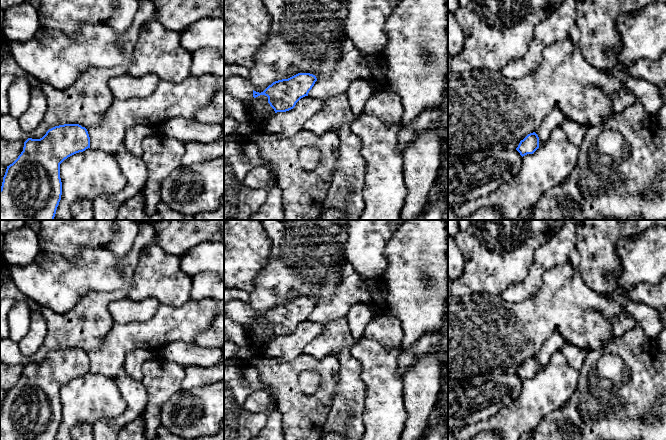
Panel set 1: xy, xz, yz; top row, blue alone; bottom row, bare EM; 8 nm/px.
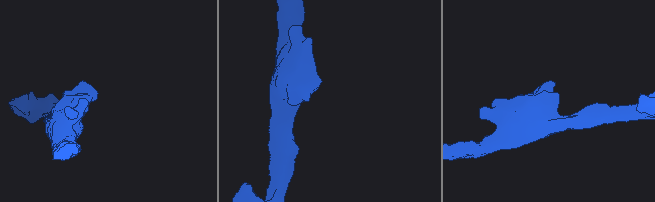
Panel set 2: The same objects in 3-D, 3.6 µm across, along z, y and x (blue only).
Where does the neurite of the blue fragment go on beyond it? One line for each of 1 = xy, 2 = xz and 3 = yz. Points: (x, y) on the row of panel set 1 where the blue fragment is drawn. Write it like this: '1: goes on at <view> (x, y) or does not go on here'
1: does not go on here
2: does not go on here
3: does not go on here

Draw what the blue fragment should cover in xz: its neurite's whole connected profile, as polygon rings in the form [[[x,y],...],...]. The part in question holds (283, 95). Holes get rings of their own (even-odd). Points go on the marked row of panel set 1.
[[[298,73],[288,79],[273,82],[261,93],[253,90],[253,97],[265,95],[275,113],[286,112],[293,109],[301,98],[308,96],[316,81],[313,74]]]

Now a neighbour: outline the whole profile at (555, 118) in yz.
[[[555,108],[542,121],[540,127],[535,131],[539,137],[539,147],[542,147],[549,139],[552,131],[561,127],[565,120],[564,113]]]

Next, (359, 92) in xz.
[[[357,79],[351,83],[346,91],[350,108],[355,115],[364,111],[364,106],[373,94],[373,86],[366,79]]]

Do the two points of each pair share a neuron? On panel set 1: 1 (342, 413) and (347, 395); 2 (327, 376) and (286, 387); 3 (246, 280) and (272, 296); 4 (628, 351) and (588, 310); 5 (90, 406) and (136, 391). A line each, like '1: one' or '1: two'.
1: one
2: one
3: two
4: two
5: two

